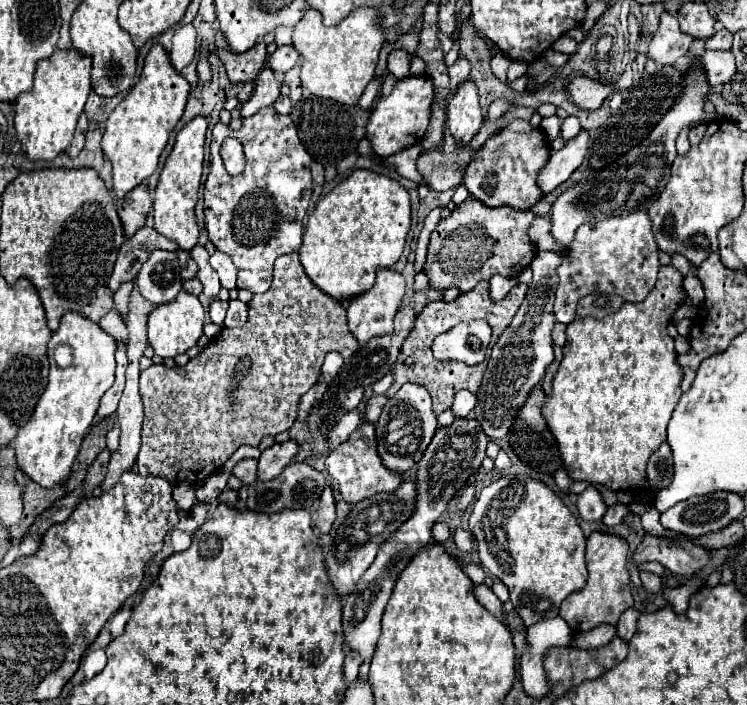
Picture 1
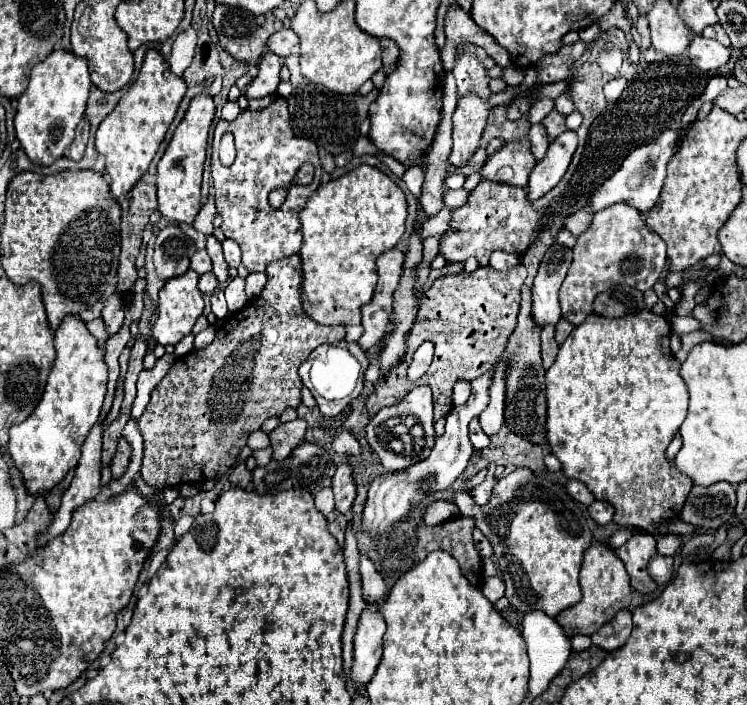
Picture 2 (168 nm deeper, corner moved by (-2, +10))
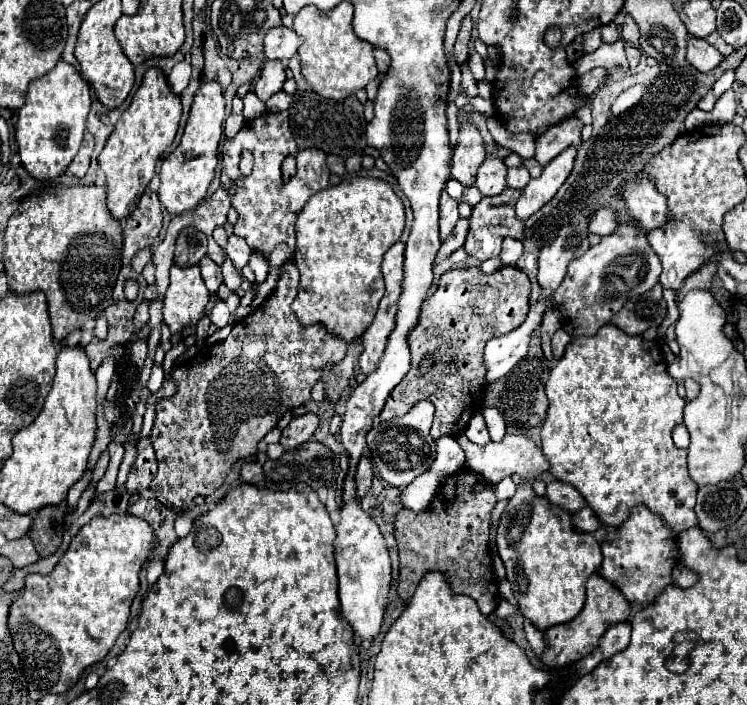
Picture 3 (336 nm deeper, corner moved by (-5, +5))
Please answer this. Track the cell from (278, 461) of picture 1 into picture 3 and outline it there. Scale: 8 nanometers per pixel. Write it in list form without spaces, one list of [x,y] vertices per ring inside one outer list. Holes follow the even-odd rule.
[[[307,413],[303,417],[293,417],[293,421],[281,433],[281,445],[285,451],[299,447],[301,443],[309,441],[319,425],[319,417],[315,413]]]

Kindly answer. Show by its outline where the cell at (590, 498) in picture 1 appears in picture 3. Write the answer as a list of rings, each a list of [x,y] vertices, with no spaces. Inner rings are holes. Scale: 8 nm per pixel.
[[[565,481],[547,483],[547,493],[545,495],[551,503],[557,503],[565,509],[571,509],[571,513],[577,513],[577,509],[583,509],[587,505],[585,499],[581,497],[581,493],[571,483],[565,483]]]

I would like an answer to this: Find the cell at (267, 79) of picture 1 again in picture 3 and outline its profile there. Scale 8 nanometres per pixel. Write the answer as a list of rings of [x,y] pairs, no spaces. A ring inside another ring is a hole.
[[[265,61],[253,91],[261,101],[267,101],[273,93],[283,89],[283,83],[285,83],[285,67],[283,67],[283,63],[281,61]]]

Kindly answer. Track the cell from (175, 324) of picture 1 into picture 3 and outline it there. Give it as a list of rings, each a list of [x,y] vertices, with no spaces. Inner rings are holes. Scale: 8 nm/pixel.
[[[173,265],[163,305],[163,321],[167,323],[171,335],[183,333],[187,327],[195,327],[205,315],[207,303],[209,291],[201,279],[199,267],[179,269]]]

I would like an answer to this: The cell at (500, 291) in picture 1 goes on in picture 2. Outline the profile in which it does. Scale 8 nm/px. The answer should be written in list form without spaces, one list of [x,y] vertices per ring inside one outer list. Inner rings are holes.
[[[492,252],[492,256],[490,256],[490,266],[494,270],[510,270],[518,262],[520,262],[520,256],[510,254],[510,252]]]

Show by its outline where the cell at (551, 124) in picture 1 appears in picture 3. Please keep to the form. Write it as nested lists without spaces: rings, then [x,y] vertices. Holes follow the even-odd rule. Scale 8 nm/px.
[[[569,117],[557,125],[551,125],[545,129],[545,133],[539,133],[535,139],[535,159],[545,167],[569,145],[577,147],[581,143],[581,127],[583,123],[579,119]]]

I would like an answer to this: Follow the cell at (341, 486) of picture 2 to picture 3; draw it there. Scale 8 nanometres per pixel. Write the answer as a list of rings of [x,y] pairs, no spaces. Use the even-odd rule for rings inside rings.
[[[363,455],[359,459],[359,465],[357,465],[357,473],[355,473],[355,487],[357,487],[357,497],[365,497],[367,489],[371,487],[371,481],[373,481],[373,467],[371,467],[371,461]]]

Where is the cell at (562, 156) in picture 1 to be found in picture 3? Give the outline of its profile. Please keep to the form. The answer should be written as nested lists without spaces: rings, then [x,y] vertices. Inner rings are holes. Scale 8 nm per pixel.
[[[569,147],[569,149],[565,149],[565,153],[559,153],[543,169],[543,173],[539,177],[535,177],[527,183],[527,187],[521,191],[521,197],[515,207],[519,219],[523,219],[523,221],[529,219],[549,199],[553,199],[553,195],[559,191],[559,187],[569,177],[569,173],[573,169],[573,161],[575,161],[575,147]]]

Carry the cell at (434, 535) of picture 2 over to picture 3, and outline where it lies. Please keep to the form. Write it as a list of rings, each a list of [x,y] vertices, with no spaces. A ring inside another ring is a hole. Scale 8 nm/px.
[[[469,467],[459,469],[449,477],[449,481],[437,491],[437,499],[429,509],[415,513],[403,509],[395,519],[395,537],[399,545],[401,573],[397,593],[403,601],[409,601],[415,593],[421,577],[427,571],[443,571],[455,593],[469,595],[477,601],[483,615],[489,615],[497,607],[497,581],[491,567],[491,553],[487,545],[491,509],[497,503],[495,489],[481,475],[473,473]]]

